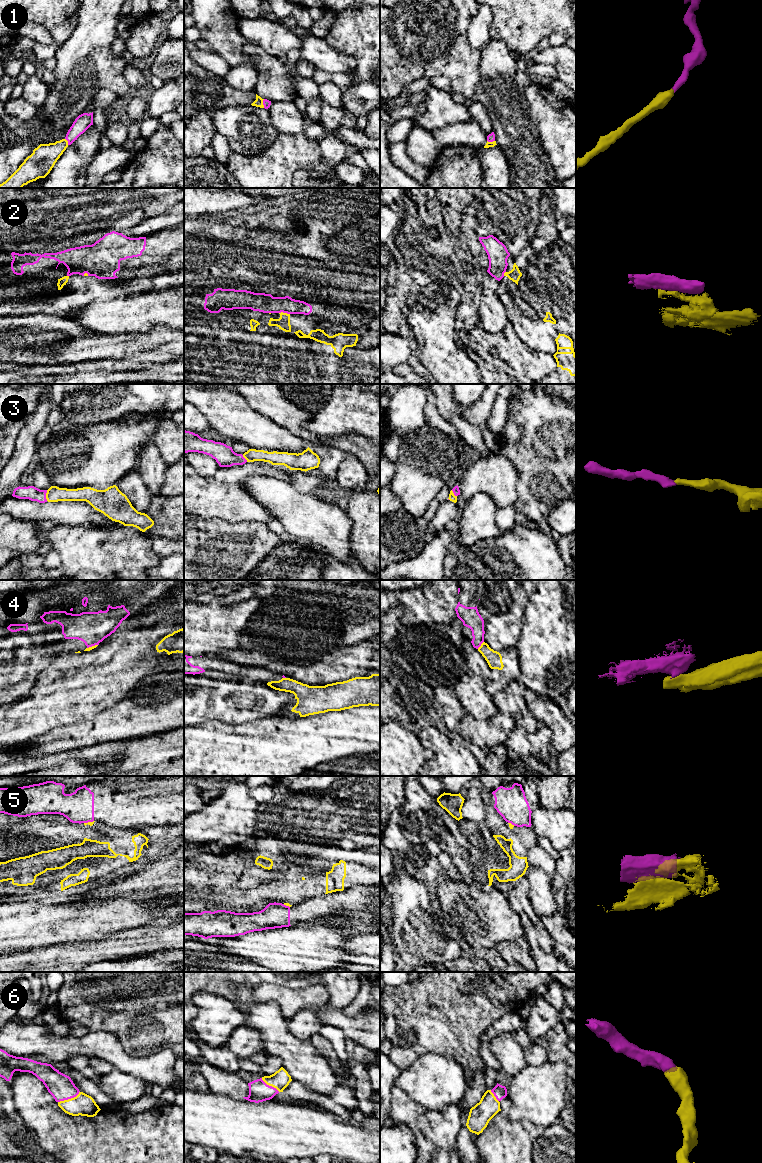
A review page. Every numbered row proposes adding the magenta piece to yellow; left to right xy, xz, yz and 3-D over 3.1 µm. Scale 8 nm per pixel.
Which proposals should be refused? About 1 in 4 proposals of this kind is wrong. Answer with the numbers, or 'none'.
2, 4, 5

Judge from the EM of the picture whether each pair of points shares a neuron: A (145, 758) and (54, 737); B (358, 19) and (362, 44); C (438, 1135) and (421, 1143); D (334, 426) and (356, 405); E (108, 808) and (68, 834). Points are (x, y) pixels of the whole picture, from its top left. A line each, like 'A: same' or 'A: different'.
A: different
B: same
C: different
D: same
E: different

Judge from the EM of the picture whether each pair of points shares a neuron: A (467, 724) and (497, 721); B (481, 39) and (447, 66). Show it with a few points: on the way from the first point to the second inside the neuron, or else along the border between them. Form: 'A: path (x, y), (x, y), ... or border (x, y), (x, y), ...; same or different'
A: path (474, 725), (490, 725); same
B: border (470, 23), (468, 41), (474, 48), (479, 50); different

